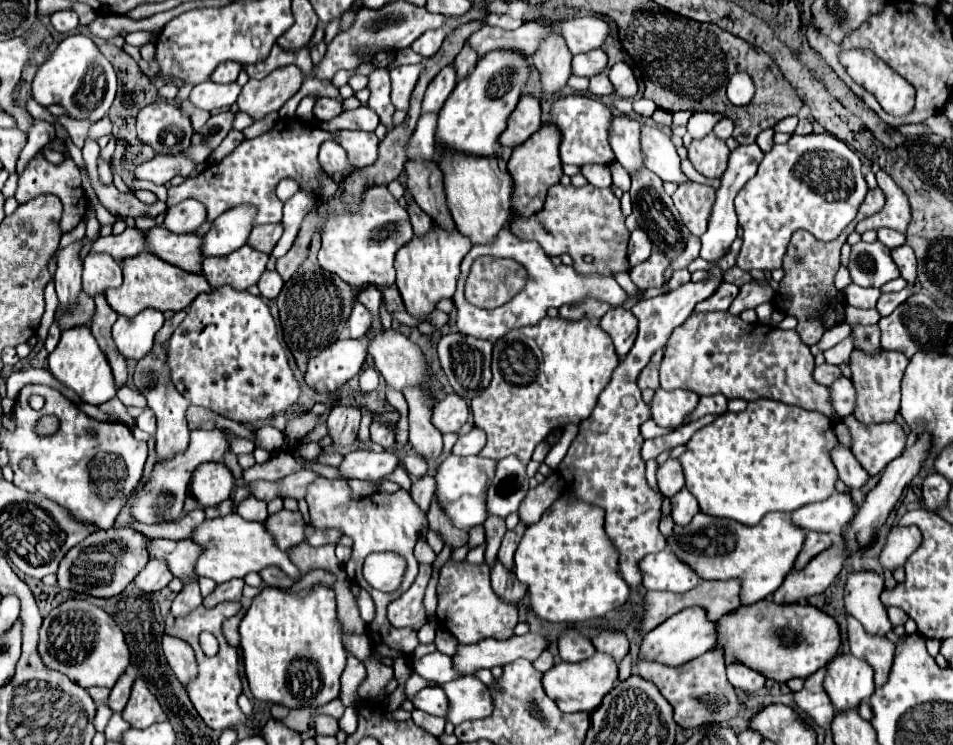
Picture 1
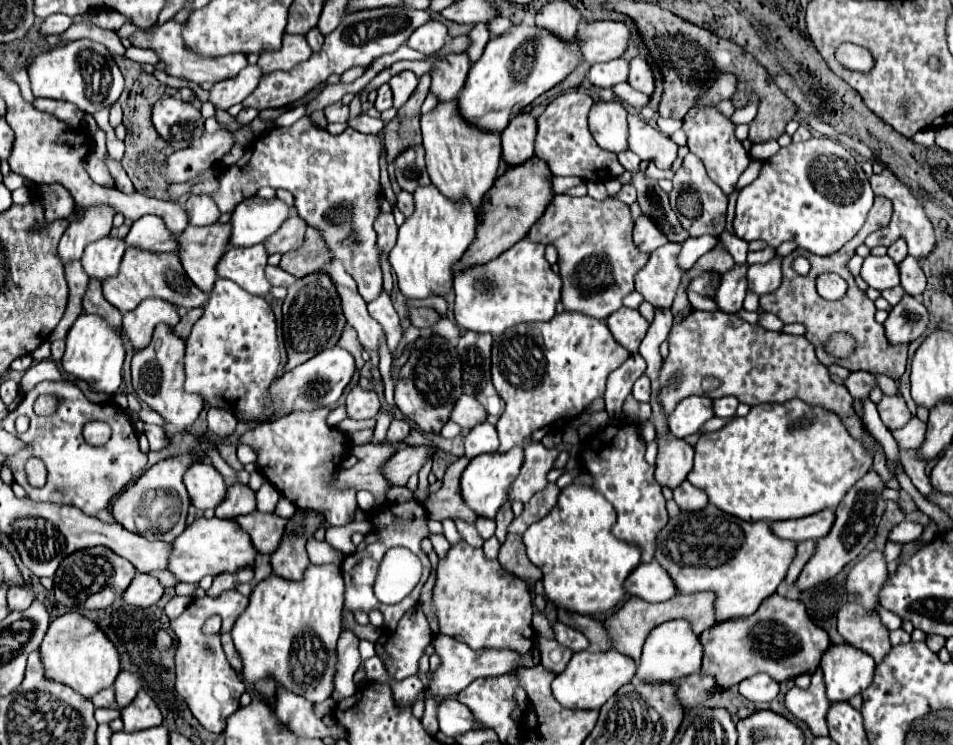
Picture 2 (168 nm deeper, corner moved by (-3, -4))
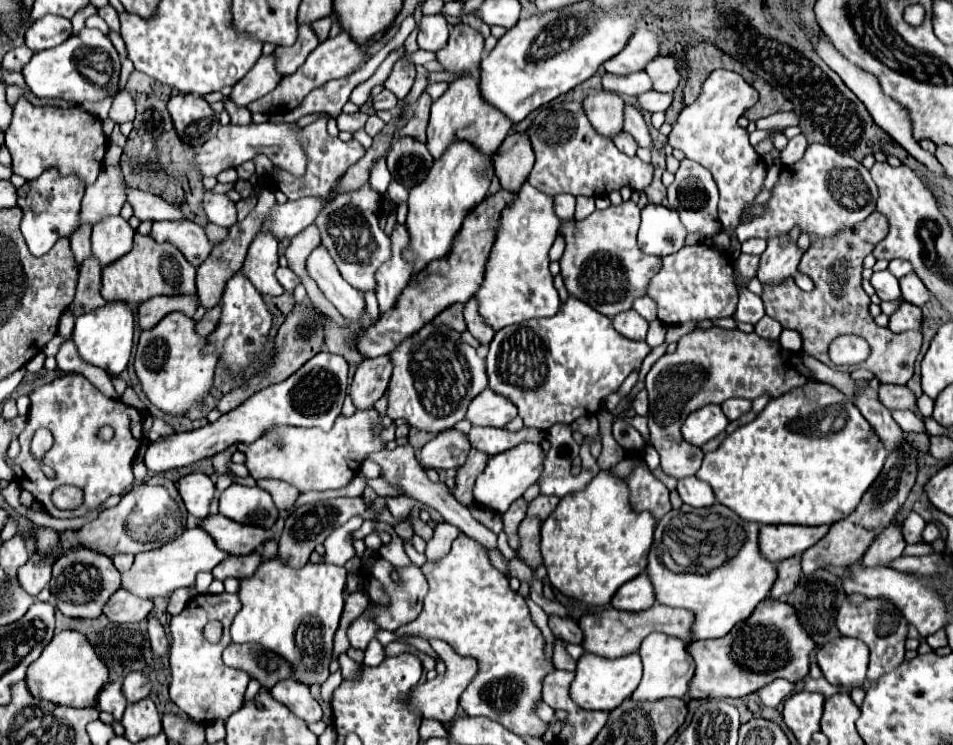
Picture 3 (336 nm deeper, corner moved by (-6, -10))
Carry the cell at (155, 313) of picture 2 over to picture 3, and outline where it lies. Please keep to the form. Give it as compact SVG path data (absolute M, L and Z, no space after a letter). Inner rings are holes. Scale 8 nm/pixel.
M154 296L152 300L140 304L138 322L140 328L152 328L158 324L168 312L182 312L186 316L194 316L198 308L198 296Z

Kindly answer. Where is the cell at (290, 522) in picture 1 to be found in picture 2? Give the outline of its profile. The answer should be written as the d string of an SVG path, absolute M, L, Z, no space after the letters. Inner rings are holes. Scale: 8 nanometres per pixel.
M251 512L237 518L237 522L243 530L247 530L247 534L253 540L253 546L261 554L273 554L277 550L277 544L281 544L281 538L289 520L277 514Z

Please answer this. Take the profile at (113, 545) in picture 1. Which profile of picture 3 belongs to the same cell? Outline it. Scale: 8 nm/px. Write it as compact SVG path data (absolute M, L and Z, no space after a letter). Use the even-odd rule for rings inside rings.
M80 548L80 550L74 550L74 552L60 556L54 562L50 592L56 598L58 610L70 618L96 618L96 616L100 616L104 604L118 588L120 588L120 572L114 568L114 564L108 556L102 556L102 554L90 552L90 550L86 552Z

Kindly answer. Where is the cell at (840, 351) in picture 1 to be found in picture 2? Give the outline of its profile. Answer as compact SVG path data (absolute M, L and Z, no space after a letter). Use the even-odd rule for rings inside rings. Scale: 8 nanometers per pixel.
M874 374L874 376L876 377L878 387L883 393L893 395L898 392L898 384L895 380L882 374Z

